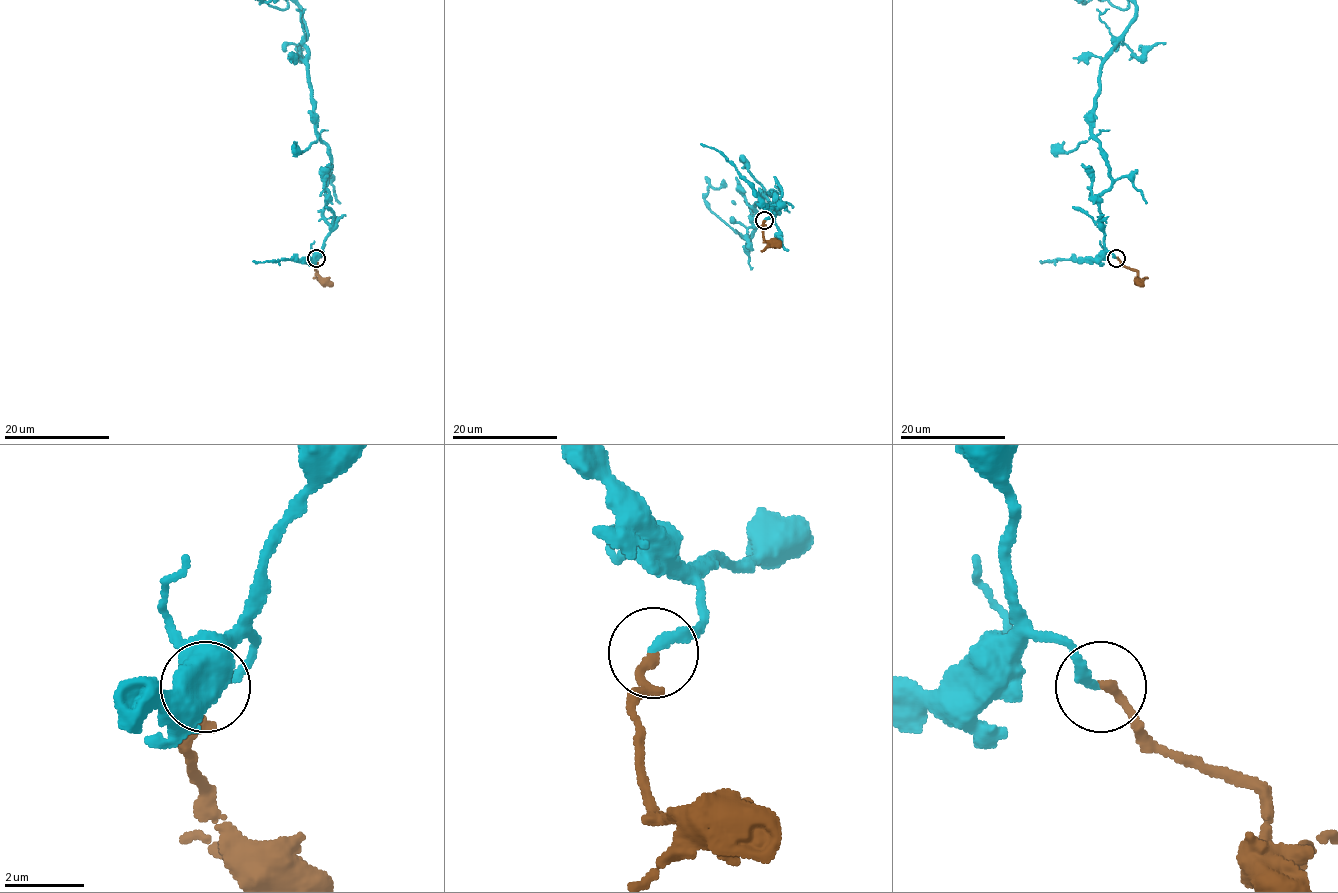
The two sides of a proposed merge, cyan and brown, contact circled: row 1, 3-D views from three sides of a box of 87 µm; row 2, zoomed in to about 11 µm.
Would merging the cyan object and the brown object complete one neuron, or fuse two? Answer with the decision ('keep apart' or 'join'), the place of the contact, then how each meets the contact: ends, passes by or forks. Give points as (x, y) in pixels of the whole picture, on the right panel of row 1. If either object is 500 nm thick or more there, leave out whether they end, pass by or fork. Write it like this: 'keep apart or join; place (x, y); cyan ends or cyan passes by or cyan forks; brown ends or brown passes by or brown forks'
join; place (1116, 258); cyan ends; brown ends

